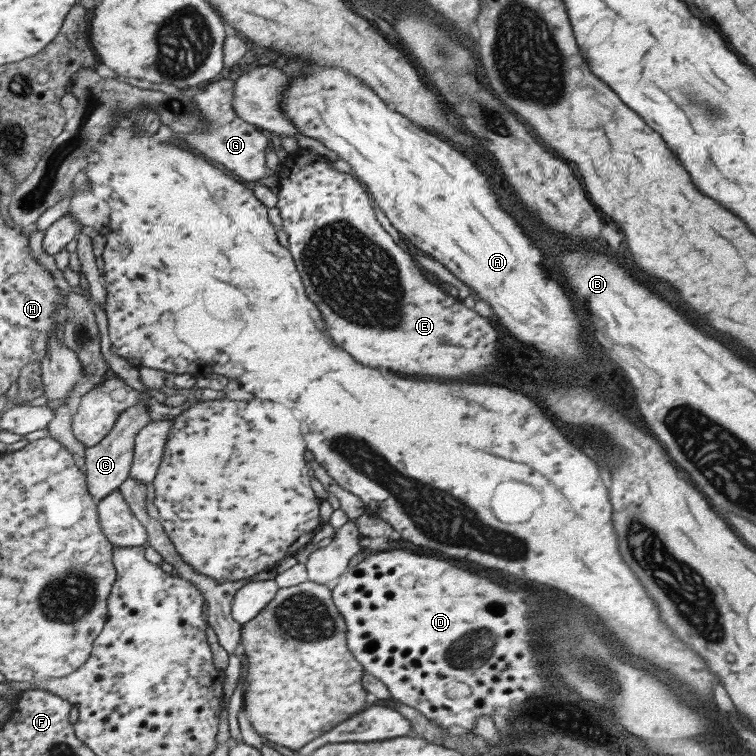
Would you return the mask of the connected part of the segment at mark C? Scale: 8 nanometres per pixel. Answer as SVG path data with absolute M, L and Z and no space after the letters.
M145 391L139 392L141 400L137 405L127 408L121 415L117 416L111 430L95 446L86 447L84 450L84 464L81 468L85 475L87 492L96 502L118 490L121 482L128 476L132 463L133 441L139 429L151 422L150 414L146 408L145 399L148 394Z

